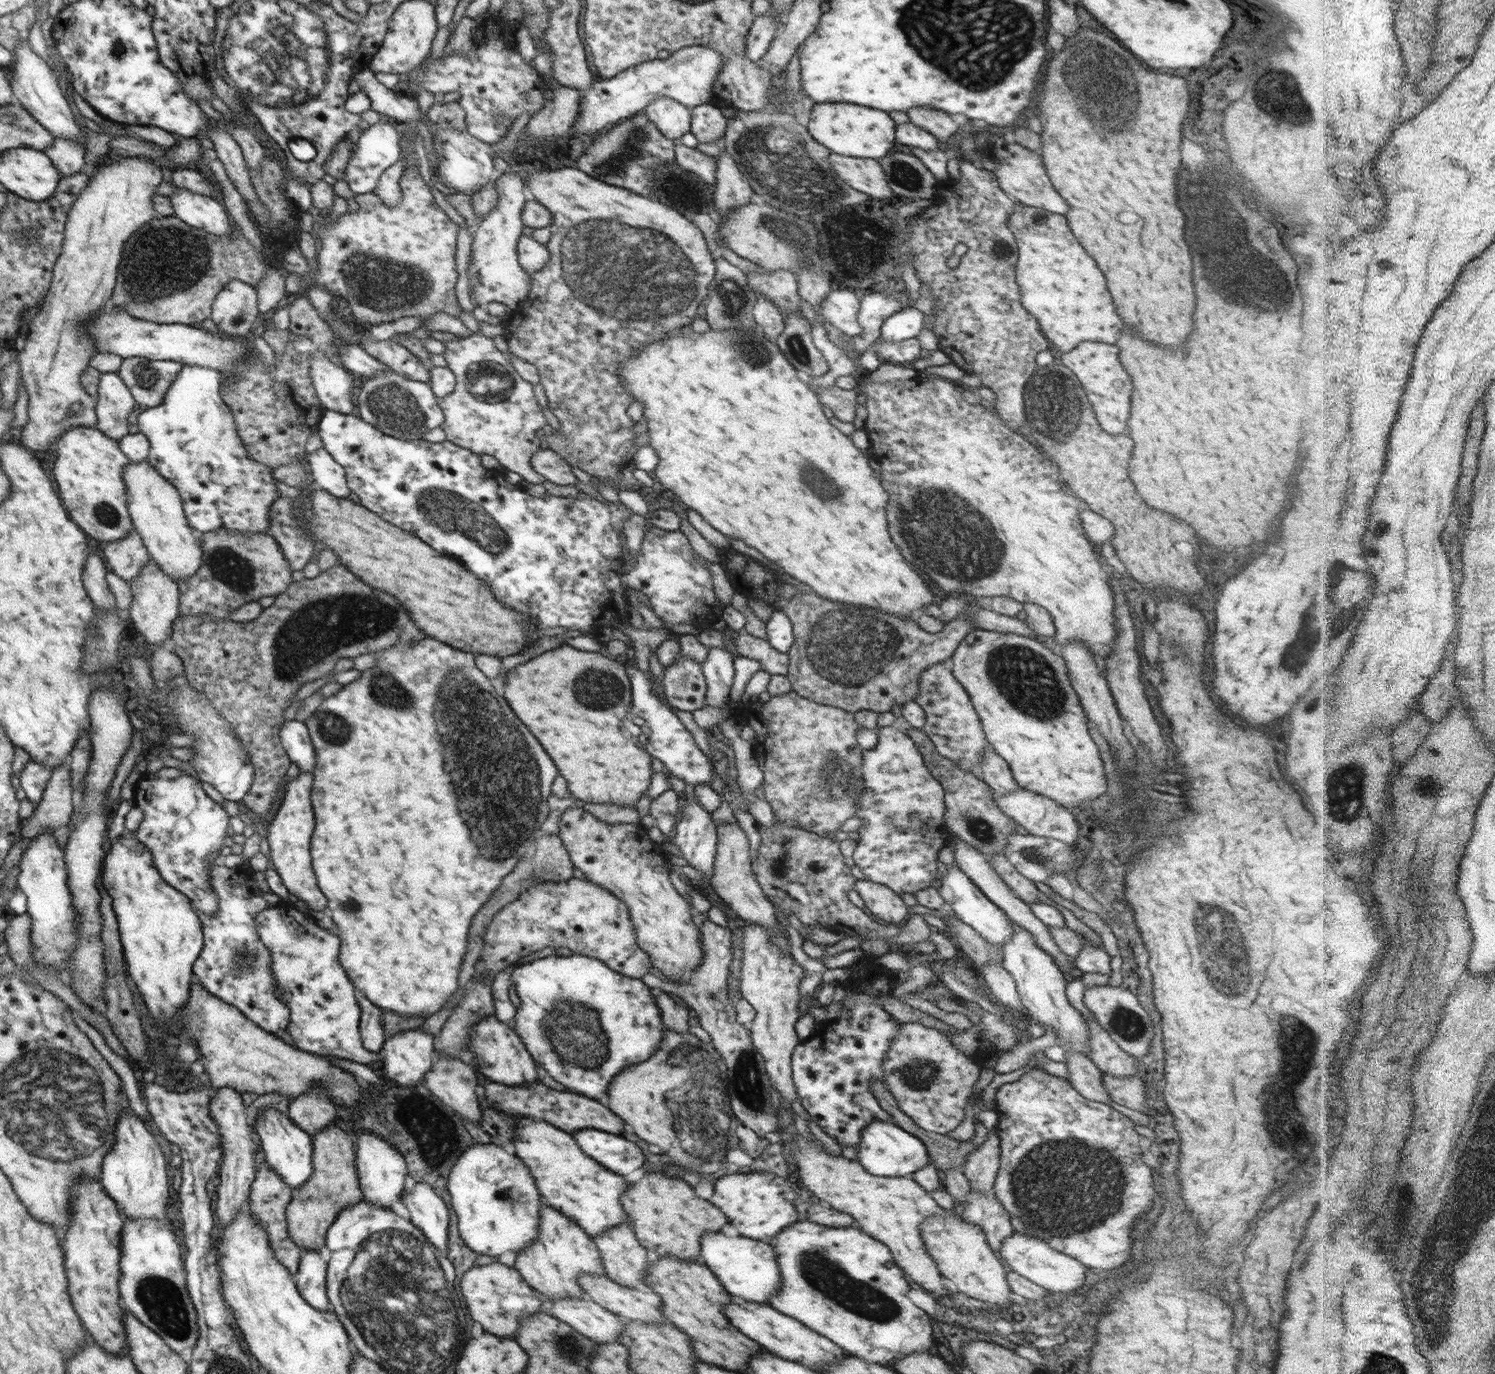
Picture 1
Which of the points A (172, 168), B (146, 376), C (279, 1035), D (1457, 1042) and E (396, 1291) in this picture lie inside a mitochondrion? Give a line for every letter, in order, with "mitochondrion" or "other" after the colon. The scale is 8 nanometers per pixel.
A: other
B: mitochondrion
C: other
D: other
E: mitochondrion

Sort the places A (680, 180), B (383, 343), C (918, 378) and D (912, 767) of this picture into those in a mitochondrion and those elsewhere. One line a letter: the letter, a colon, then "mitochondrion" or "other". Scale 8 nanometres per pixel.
A: other
B: other
C: other
D: other

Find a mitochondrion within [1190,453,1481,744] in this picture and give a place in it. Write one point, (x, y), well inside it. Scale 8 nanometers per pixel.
(1295, 656)

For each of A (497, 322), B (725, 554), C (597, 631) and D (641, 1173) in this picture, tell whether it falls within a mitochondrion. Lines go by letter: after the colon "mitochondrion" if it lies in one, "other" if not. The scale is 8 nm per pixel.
A: other
B: other
C: other
D: other

